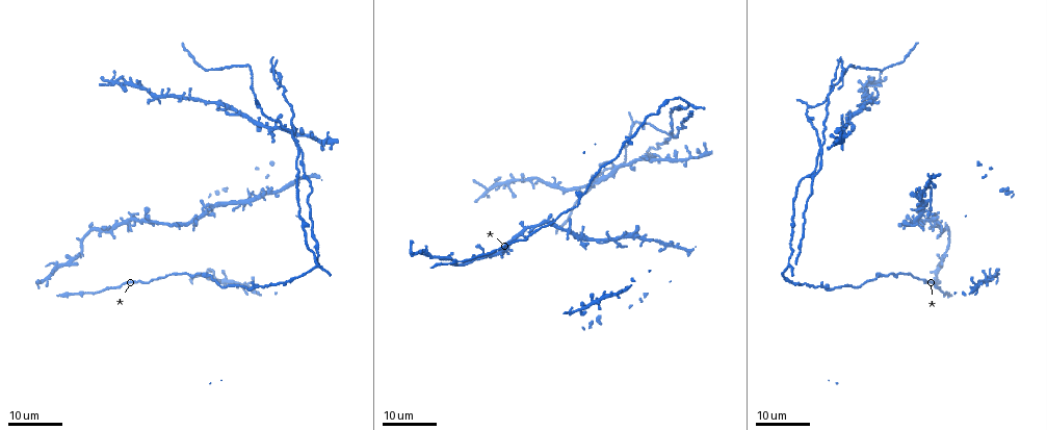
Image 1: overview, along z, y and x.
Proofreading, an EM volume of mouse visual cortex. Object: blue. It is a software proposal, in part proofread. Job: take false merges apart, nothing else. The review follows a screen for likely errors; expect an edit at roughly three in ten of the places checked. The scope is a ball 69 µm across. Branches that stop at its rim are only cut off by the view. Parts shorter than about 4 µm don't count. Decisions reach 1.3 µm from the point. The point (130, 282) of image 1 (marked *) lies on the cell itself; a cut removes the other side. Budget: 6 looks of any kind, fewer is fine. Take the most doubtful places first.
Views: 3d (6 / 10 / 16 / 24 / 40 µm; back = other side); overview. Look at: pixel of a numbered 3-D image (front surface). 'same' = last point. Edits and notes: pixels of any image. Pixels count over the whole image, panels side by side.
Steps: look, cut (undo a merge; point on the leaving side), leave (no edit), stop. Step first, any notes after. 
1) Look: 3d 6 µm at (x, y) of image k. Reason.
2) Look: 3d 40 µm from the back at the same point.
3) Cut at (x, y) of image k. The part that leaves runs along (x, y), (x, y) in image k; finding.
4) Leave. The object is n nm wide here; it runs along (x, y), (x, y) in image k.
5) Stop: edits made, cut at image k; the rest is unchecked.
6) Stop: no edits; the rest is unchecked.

Look: 3d 16 µm at (617, 238) of image 1. Branch point.

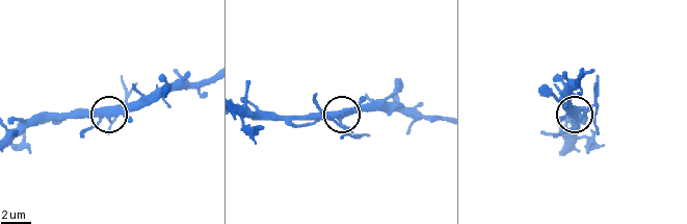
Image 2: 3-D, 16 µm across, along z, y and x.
Look: 3d 6 µm at (580, 108) of image 2.

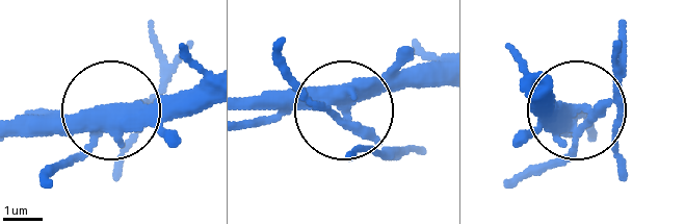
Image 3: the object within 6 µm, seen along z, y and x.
Cut at (388, 158) of image 3. The object is 400 nm wide here; the part that leaves runs along (587, 118), (613, 98), (627, 22) in image 3; two cells meet here.

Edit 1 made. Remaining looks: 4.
Look: 3d 10 µm at (413, 122) of image 2. Four or more arms meet.

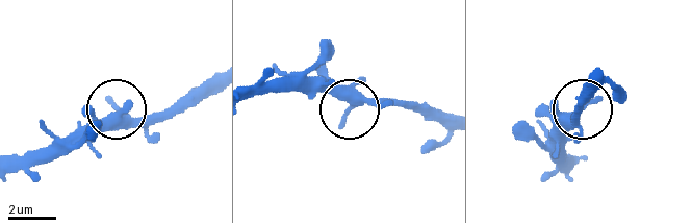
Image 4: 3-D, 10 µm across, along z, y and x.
Look: 3d 10 µm from the back at (351, 107) of image 4.

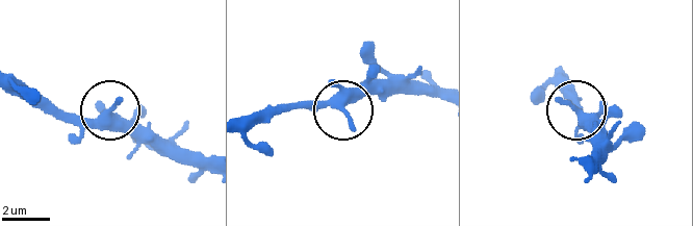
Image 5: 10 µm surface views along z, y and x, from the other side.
Leave. The side arm is 30 µm long; it runs along (437, 91), (365, 91), (335, 108), (278, 108) in image 5; all the same cell.

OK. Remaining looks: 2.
Look: 3d 24 µm at (298, 146) of image 1. A fork.

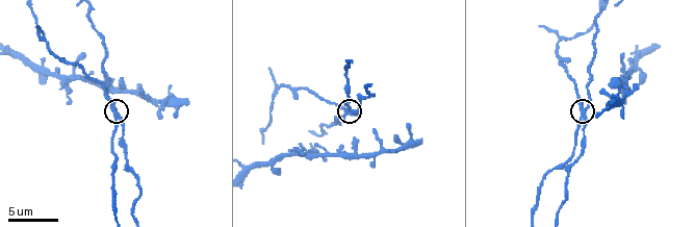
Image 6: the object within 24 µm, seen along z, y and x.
Look: 3d 10 µm at (582, 108) of image 6. Zoom in.

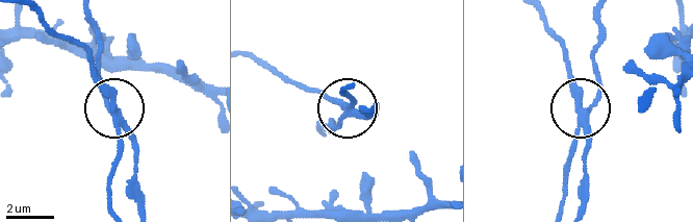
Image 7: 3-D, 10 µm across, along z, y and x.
Cut at (137, 147) of image 7. 3 arms meet here; the part that leaves runs along (582, 114), (597, 85), (592, 50), (599, 8) in image 7; two cells meet here.

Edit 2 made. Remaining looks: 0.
Stop: edits made, cut at image 3, cut at image 7; the rest is unchecked.

